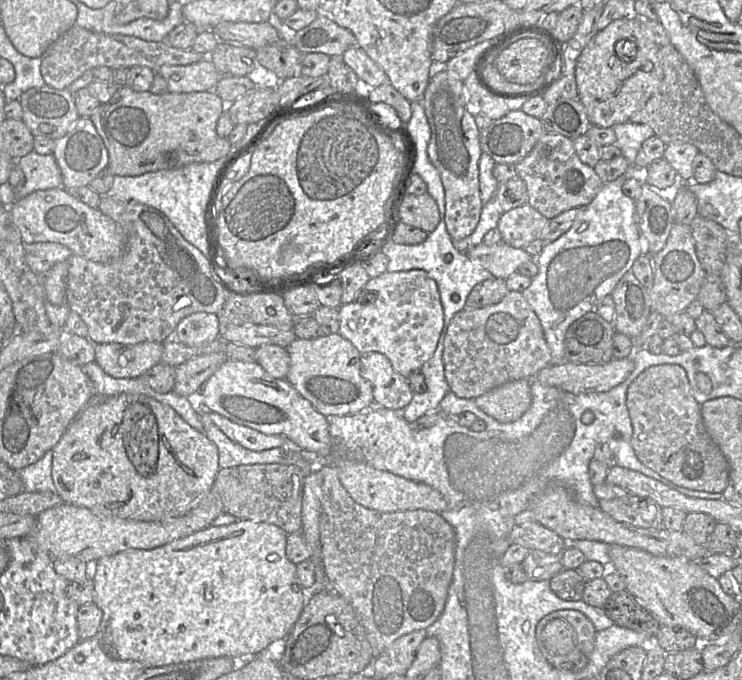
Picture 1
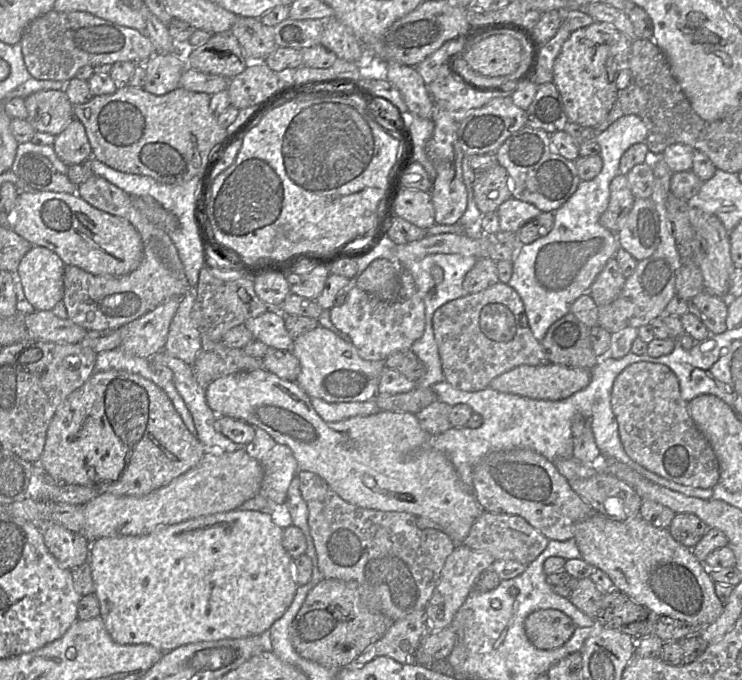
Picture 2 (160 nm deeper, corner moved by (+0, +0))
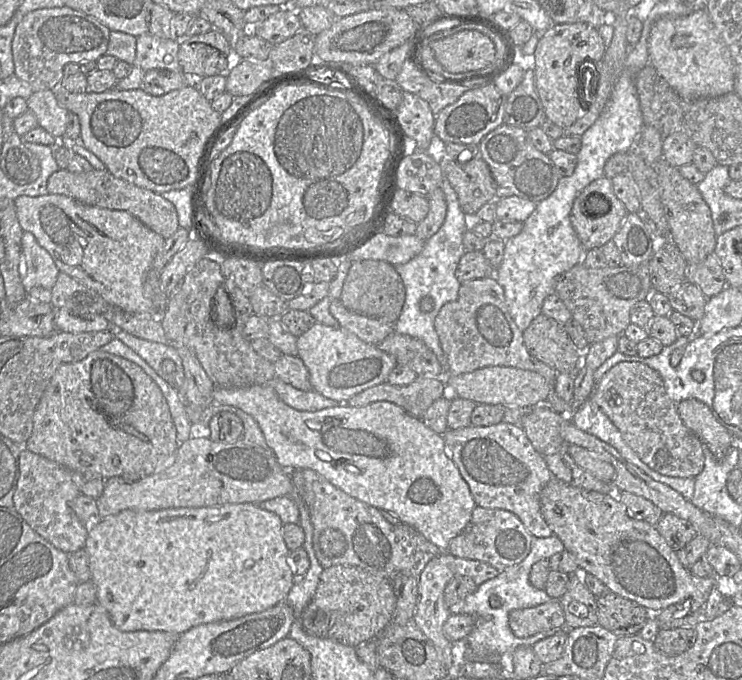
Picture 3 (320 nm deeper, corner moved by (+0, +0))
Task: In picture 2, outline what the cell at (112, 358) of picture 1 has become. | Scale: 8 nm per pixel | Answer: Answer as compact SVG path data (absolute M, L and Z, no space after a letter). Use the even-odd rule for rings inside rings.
M171 297L139 319L125 325L120 348L126 353L150 359L165 349L170 324L183 297Z

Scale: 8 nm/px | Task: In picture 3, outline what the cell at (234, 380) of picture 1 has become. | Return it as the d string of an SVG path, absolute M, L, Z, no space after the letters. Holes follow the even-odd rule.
M266 383L247 387L215 387L213 401L240 408L256 421L278 464L291 471L312 469L349 496L378 510L395 515L446 551L451 540L469 523L476 506L467 482L450 457L442 435L428 428L420 418L388 401L366 406L340 405L315 412L299 411L285 404L274 388Z

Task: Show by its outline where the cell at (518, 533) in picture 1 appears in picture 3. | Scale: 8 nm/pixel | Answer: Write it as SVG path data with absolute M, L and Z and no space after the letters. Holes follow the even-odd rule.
M476 505L469 523L451 540L446 551L455 557L486 562L502 572L520 563L529 554L532 540L533 535L514 513Z

